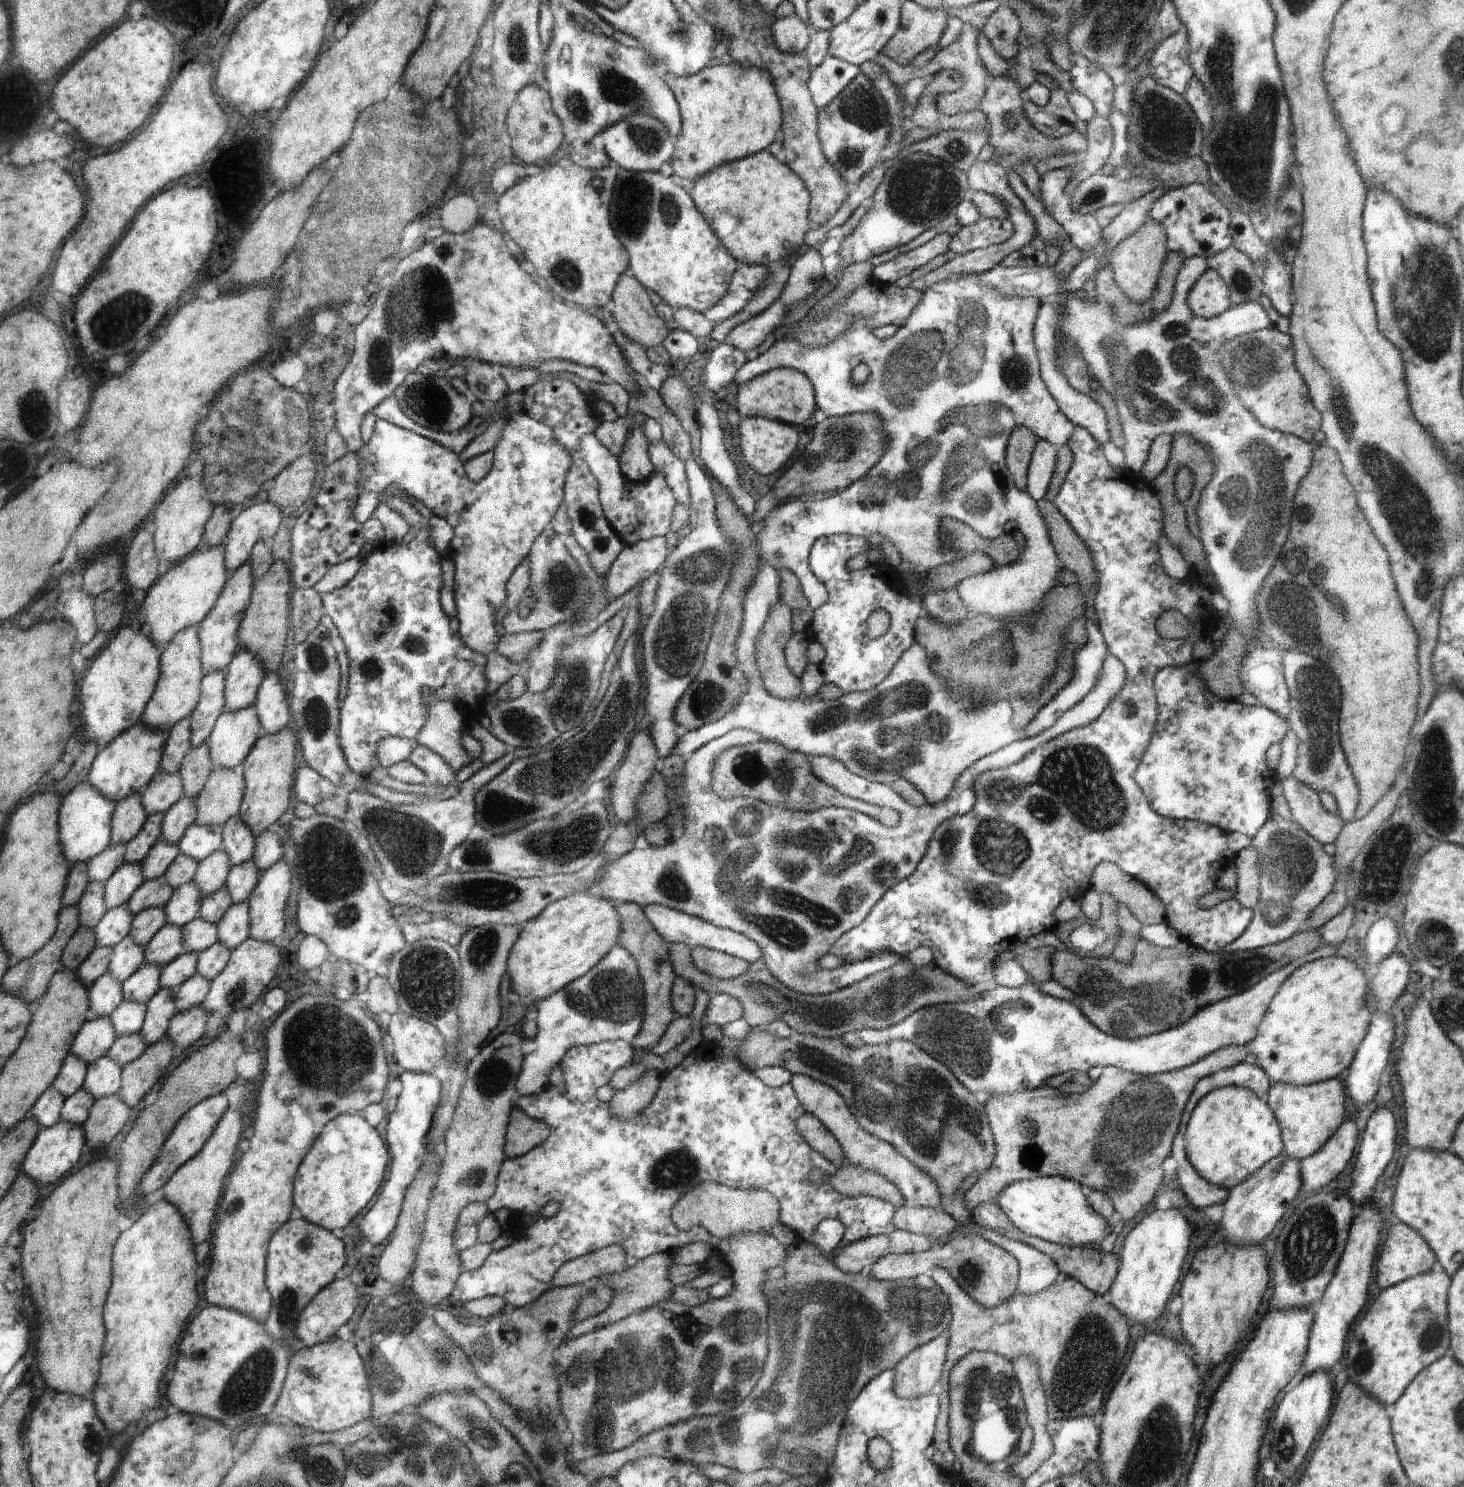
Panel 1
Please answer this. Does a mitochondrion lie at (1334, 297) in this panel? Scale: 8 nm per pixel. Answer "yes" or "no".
no

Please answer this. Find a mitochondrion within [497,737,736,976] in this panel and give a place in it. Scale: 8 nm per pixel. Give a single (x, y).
(562, 846)

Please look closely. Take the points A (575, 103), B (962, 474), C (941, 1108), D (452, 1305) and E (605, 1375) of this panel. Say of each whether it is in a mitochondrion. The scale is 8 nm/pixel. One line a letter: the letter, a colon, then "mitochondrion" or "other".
A: mitochondrion
B: mitochondrion
C: mitochondrion
D: other
E: mitochondrion

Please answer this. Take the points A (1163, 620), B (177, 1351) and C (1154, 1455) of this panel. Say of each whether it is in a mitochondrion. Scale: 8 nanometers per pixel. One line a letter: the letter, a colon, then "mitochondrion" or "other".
A: other
B: other
C: mitochondrion

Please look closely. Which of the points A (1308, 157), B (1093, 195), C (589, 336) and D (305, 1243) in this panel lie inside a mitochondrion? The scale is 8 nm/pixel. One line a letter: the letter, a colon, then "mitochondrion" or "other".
A: other
B: mitochondrion
C: other
D: other

